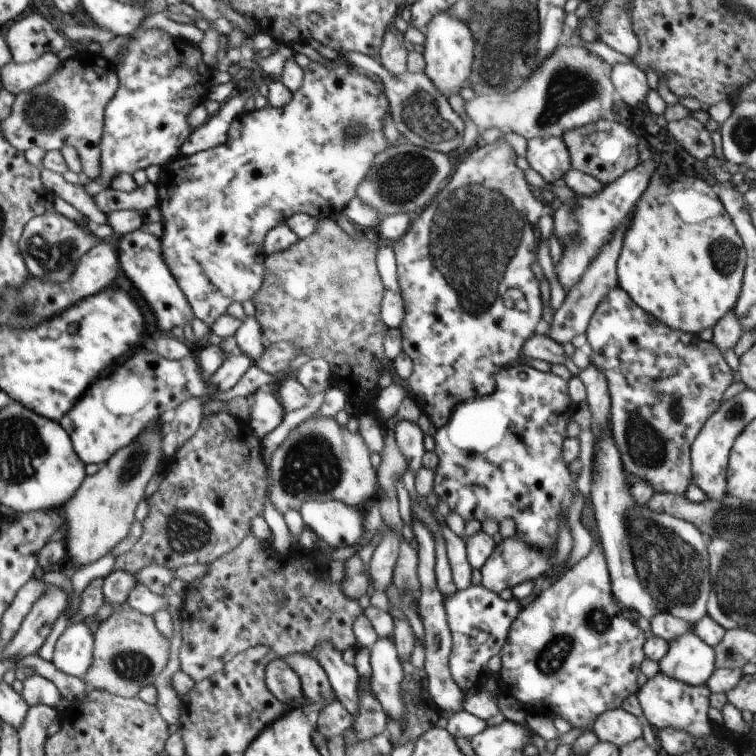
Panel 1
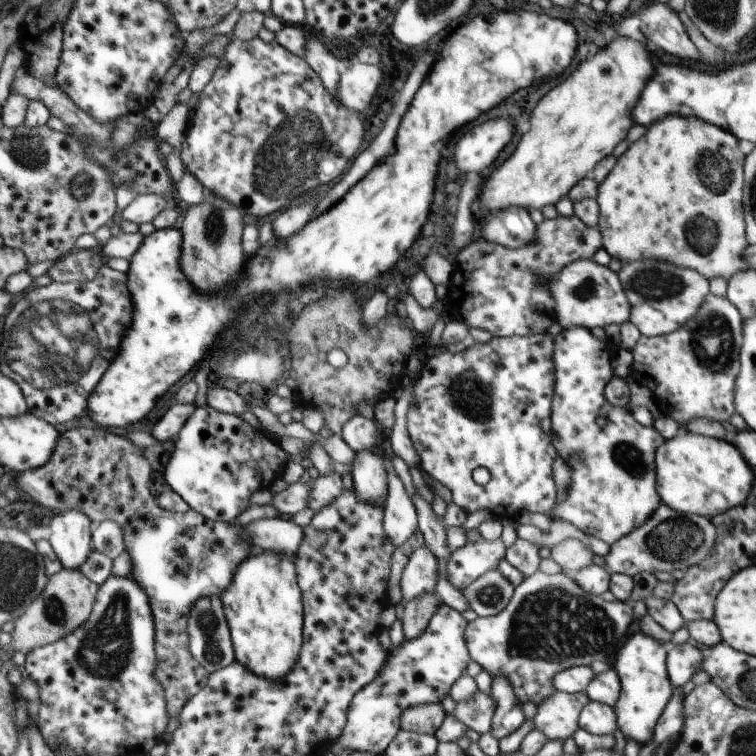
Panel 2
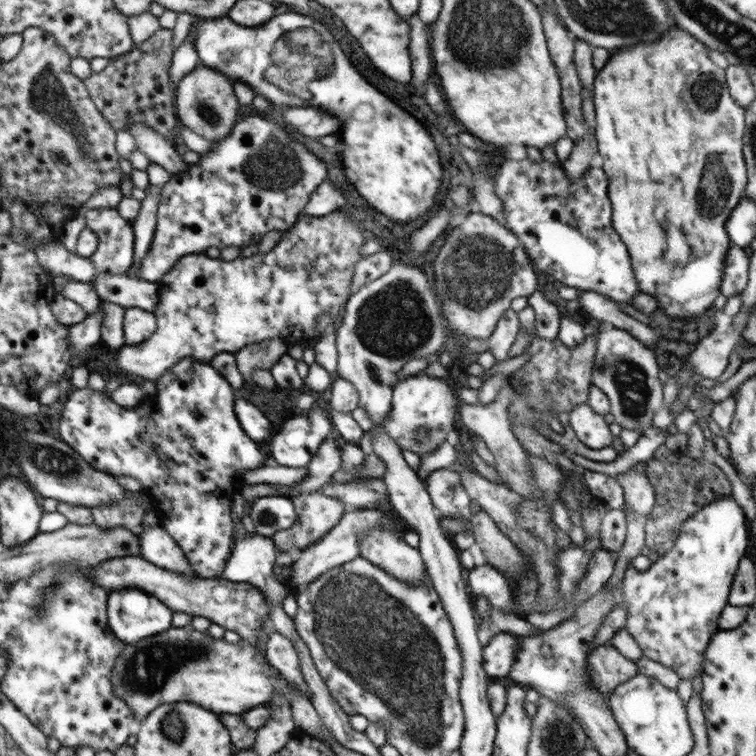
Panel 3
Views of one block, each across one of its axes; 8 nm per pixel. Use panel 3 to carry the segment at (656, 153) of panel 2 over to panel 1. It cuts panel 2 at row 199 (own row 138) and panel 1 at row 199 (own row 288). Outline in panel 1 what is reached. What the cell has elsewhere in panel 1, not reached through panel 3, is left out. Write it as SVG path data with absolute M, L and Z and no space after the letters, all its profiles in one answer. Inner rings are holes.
M654 174L649 182L648 188L637 200L635 209L632 212L629 226L623 238L623 247L617 260L617 277L619 287L623 288L642 310L645 310L648 314L651 314L654 318L657 318L660 322L663 322L666 326L674 330L699 335L706 328L713 328L725 314L728 314L735 307L742 288L746 261L747 252L743 247L743 240L740 238L730 215L726 212L720 197L717 195L716 187L710 186L704 180L695 177L679 175L659 176Z

